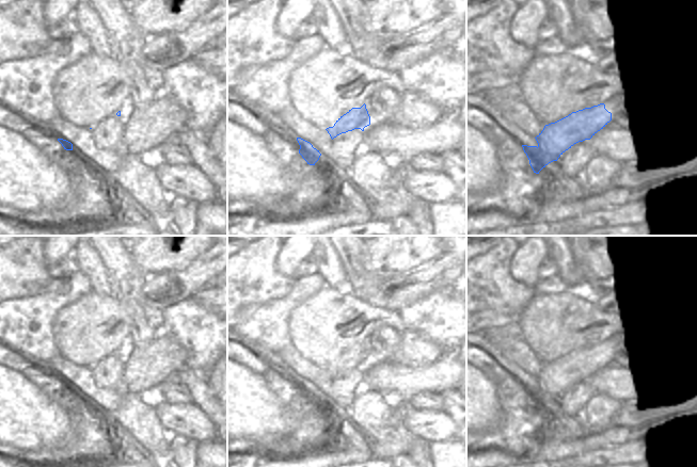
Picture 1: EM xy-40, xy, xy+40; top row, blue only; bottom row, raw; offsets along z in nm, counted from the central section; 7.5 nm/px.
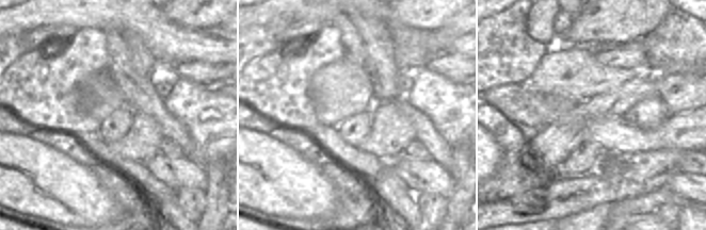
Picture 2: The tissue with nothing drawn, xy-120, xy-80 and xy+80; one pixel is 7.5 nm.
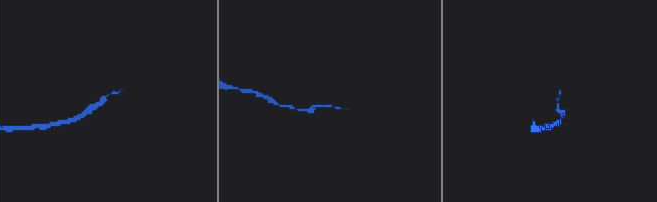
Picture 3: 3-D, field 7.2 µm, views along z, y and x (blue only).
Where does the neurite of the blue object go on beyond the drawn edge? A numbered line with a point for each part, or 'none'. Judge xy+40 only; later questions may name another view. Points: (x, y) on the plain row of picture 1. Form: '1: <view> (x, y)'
1: xy+40 (608, 343)

